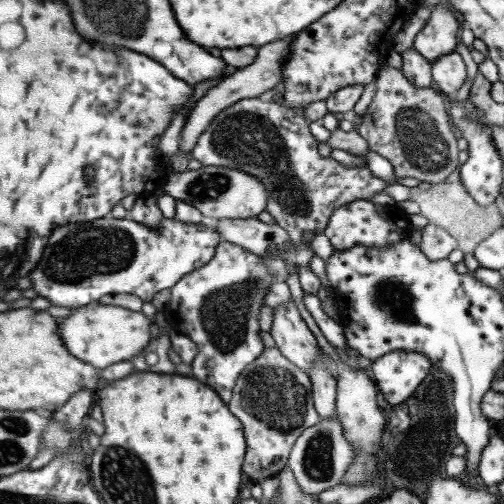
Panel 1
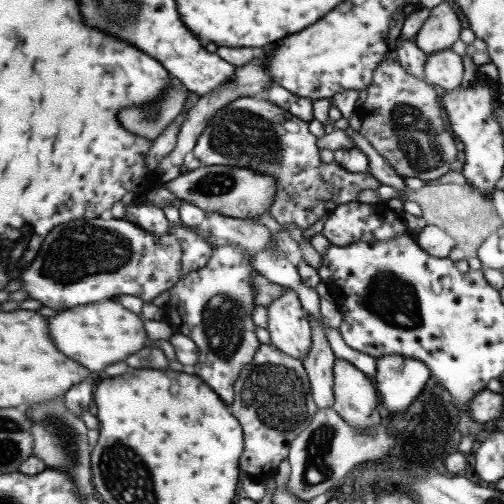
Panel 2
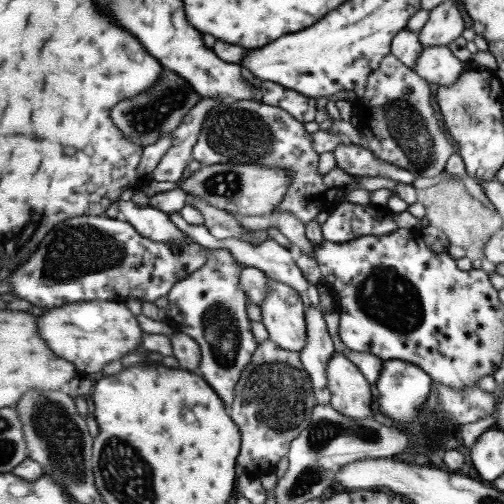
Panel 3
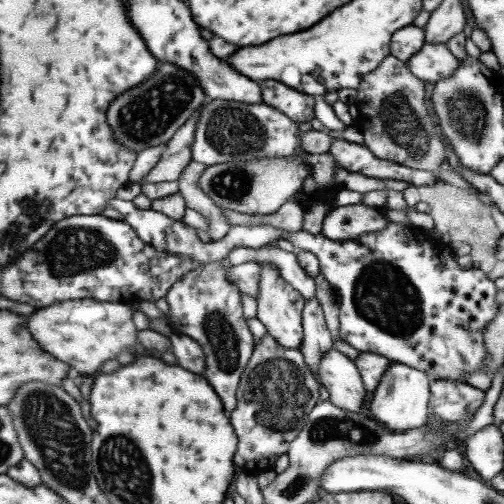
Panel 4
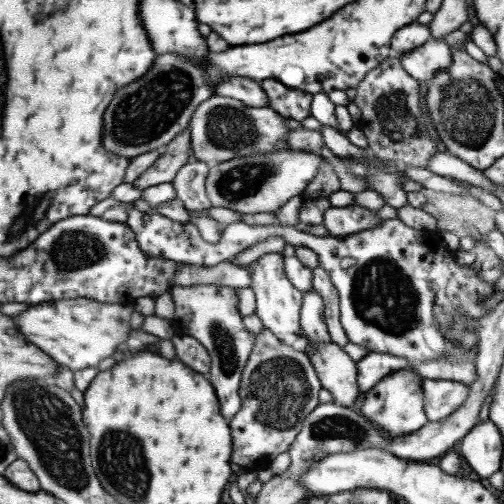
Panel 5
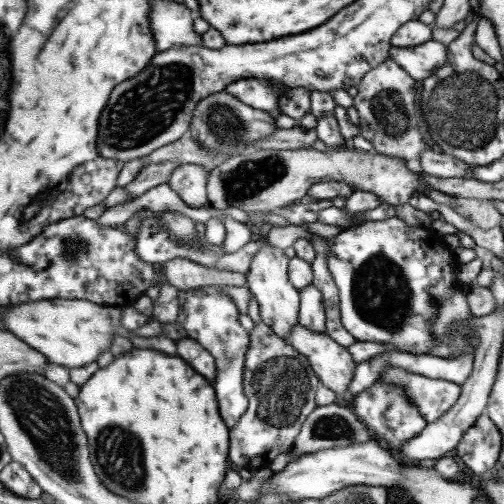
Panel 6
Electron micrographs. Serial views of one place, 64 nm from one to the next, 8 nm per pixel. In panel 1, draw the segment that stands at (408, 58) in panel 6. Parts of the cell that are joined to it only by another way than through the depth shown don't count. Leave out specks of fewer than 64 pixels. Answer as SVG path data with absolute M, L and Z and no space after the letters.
M451 52L431 62L431 78L441 90L441 94L455 96L455 92L465 84L467 78L467 70L461 62L461 56L457 52Z

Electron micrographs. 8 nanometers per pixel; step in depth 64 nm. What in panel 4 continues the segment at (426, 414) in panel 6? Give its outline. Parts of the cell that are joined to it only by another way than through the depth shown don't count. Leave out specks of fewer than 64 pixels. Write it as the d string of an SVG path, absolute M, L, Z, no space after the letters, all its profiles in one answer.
M431 382L431 416L435 420L465 422L465 418L473 418L475 412L483 406L485 394L465 382Z

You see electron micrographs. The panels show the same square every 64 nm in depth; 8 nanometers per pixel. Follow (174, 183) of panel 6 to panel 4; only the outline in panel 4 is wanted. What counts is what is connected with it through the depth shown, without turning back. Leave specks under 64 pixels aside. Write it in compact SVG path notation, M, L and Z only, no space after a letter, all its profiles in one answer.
M193 160L193 162L185 168L181 180L177 180L177 182L181 182L181 190L179 190L179 192L185 196L187 206L193 208L193 210L197 210L197 212L201 212L205 218L209 218L209 228L211 228L209 232L211 232L211 238L217 242L217 240L223 240L225 236L229 236L229 232L231 232L235 226L229 224L225 210L223 210L221 206L217 206L217 204L203 192L203 188L199 186L199 180L201 180L201 176L203 176L203 172L205 172L207 168L209 168L209 166Z

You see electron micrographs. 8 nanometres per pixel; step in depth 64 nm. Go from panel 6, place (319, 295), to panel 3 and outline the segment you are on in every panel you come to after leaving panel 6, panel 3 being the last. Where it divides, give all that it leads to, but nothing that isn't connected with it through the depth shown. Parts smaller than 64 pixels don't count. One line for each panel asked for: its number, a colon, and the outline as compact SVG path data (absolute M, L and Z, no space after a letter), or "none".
3: M309 306L307 308L307 330L309 330L309 344L301 352L303 364L307 368L307 374L311 376L311 382L315 384L317 394L317 406L329 406L331 404L331 390L329 390L329 376L327 376L327 364L337 354L335 342L331 332L327 330L321 306Z
4: M319 298L307 300L305 312L303 312L303 324L305 324L305 342L299 348L307 356L307 364L315 376L319 376L319 364L323 358L335 348L333 346L333 332L329 328L323 304Z
5: M317 290L305 292L305 300L303 300L303 332L307 334L307 338L311 338L313 344L333 342L325 310L327 310L325 300Z

